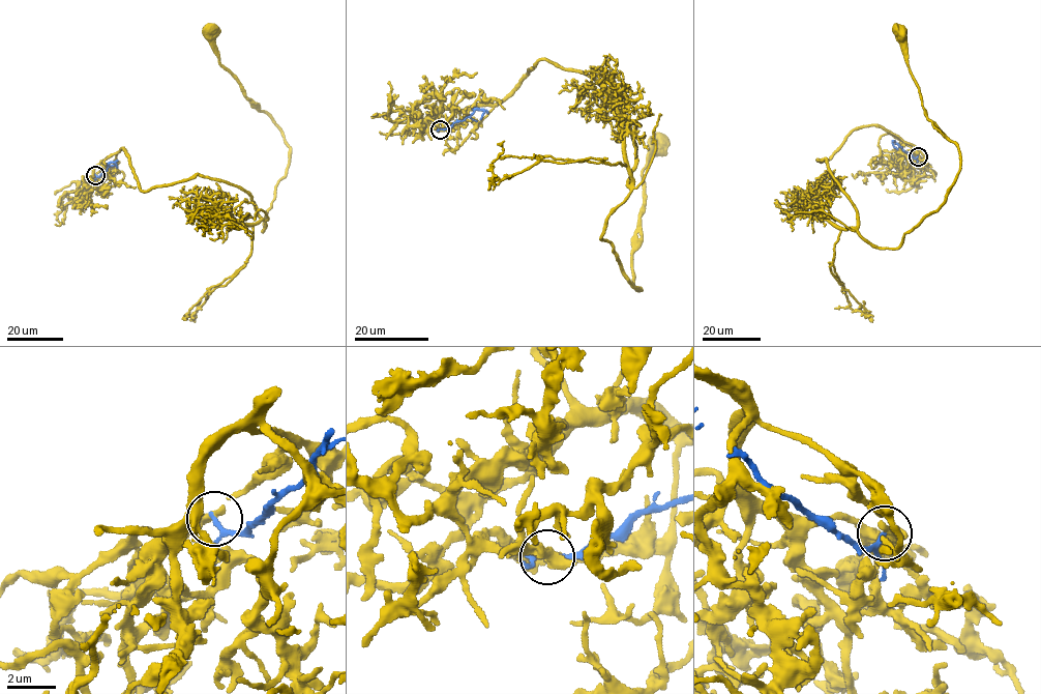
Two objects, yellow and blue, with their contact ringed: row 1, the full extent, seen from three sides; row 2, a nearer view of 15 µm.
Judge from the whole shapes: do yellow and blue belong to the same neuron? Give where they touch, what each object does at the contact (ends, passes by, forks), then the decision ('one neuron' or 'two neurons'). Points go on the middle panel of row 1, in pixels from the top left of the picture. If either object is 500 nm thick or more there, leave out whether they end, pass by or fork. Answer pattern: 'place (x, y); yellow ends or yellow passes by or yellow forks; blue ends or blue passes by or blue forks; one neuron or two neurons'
place (440, 129); yellow forks; blue passes by; two neurons

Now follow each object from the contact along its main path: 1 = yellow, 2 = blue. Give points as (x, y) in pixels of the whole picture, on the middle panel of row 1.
1: (440, 129), (539, 59), (589, 76), (634, 145), (600, 237), (640, 290), (631, 257), (657, 147)
2: (440, 129), (446, 129), (476, 109), (483, 110), (480, 119)

